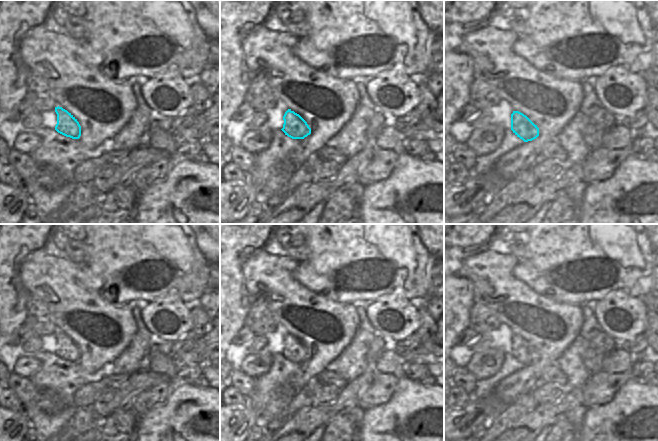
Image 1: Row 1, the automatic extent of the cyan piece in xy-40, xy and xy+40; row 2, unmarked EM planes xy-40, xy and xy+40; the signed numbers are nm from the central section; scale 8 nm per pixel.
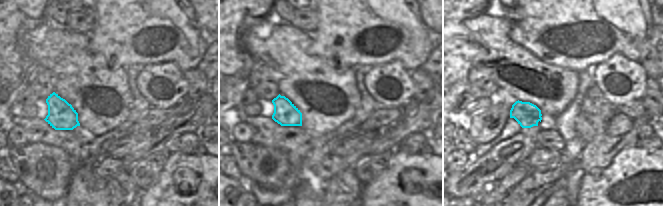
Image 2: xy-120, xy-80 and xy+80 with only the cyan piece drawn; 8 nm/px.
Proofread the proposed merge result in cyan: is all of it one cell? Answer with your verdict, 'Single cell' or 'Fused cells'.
Single cell

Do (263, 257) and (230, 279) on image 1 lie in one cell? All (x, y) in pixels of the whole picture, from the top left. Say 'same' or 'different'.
different

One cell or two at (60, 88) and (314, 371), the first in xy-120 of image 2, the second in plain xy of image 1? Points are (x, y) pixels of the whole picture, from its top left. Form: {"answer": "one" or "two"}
{"answer": "one"}

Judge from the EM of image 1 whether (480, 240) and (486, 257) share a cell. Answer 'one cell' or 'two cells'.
two cells

